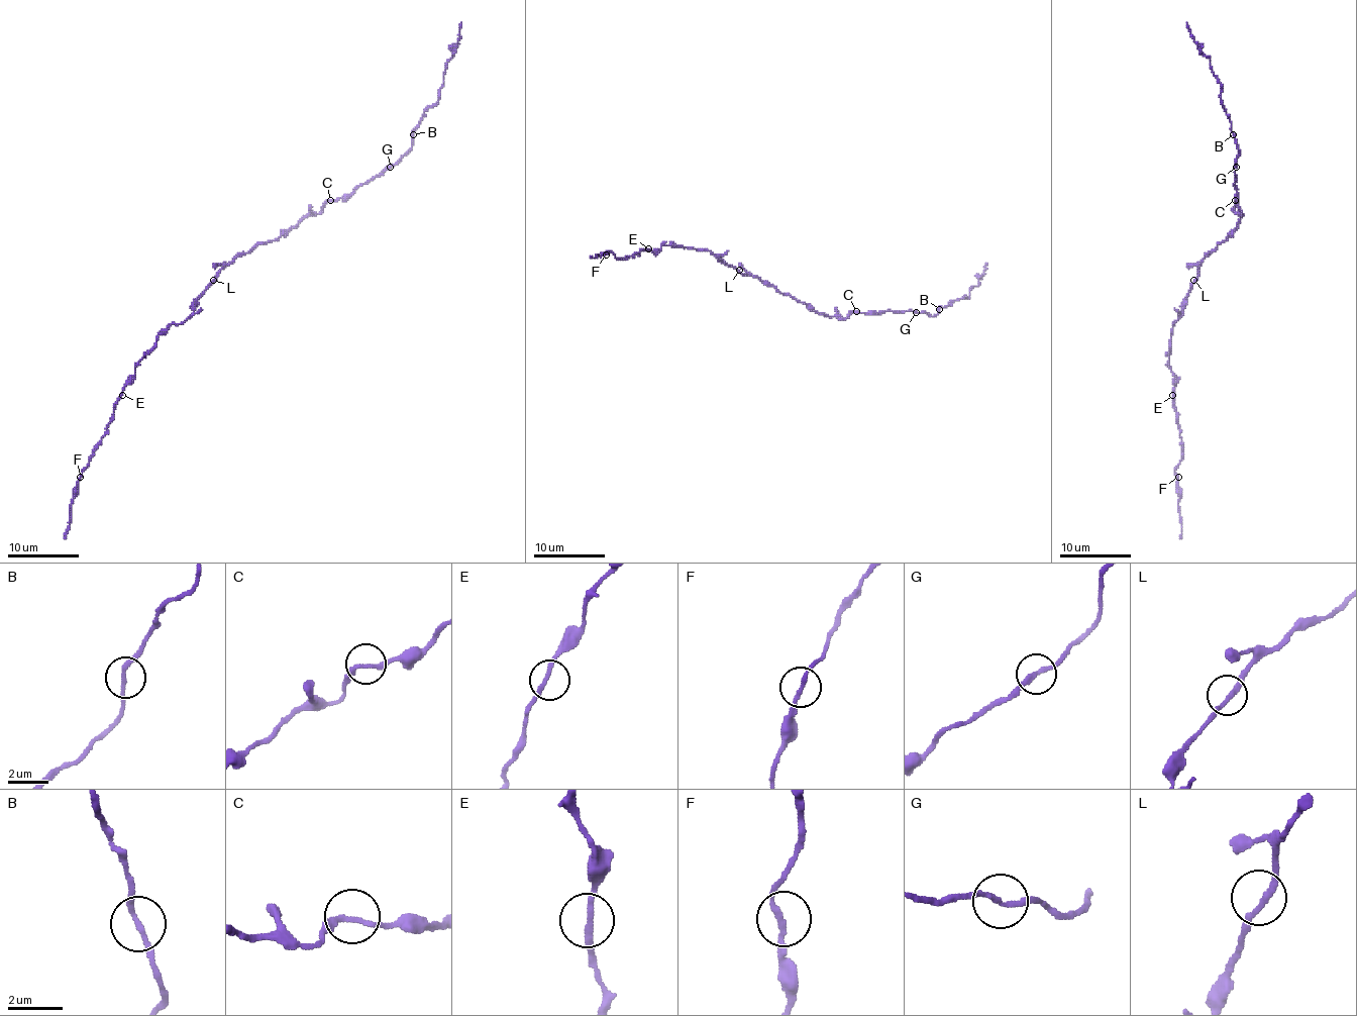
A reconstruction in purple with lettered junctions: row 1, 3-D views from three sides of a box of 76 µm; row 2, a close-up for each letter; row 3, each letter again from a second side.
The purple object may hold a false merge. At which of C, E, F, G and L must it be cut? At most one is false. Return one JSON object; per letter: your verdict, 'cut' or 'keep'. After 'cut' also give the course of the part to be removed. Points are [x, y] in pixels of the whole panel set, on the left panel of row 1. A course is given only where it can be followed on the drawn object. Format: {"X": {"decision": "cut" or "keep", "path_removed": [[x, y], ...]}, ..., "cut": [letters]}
{"C": {"decision": "keep"}, "E": {"decision": "keep"}, "F": {"decision": "keep"}, "G": {"decision": "cut", "path_removed": [[390, 166], [412, 146], [420, 118], [438, 100], [443, 72], [459, 40], [461, 22]]}, "L": {"decision": "keep"}, "cut": ["G"]}

